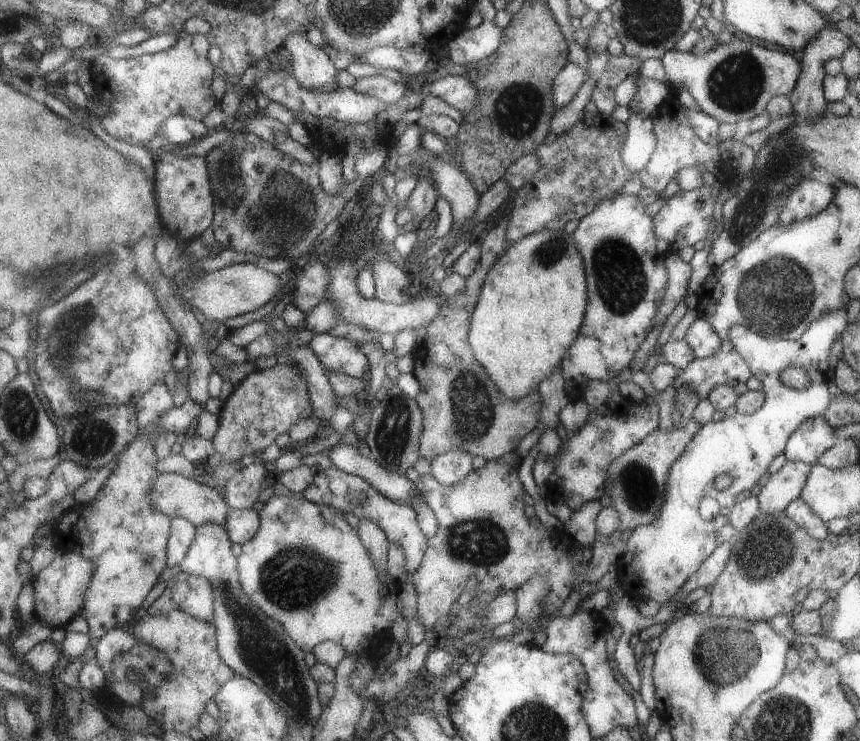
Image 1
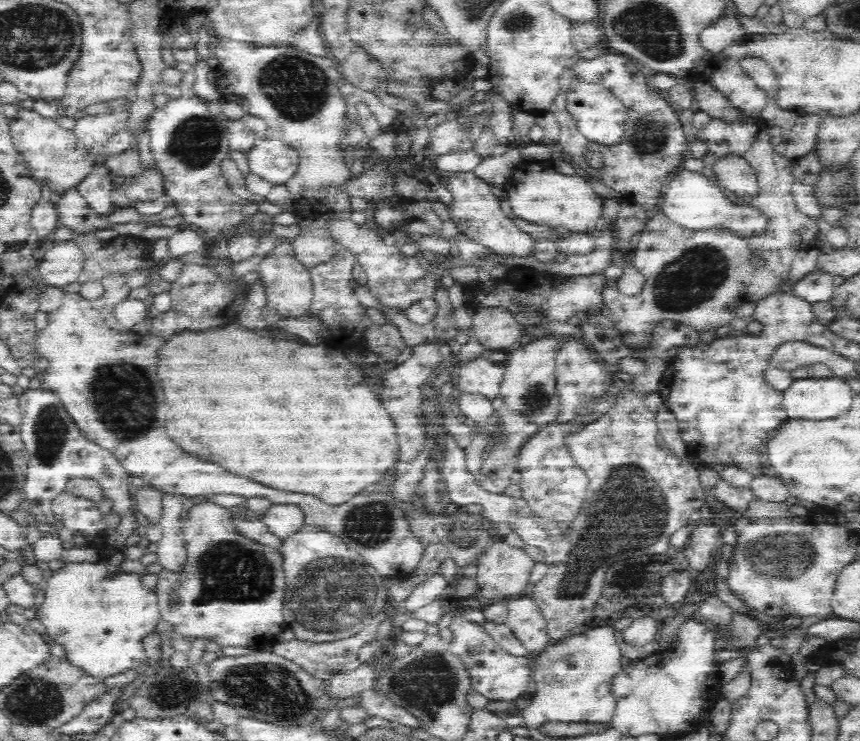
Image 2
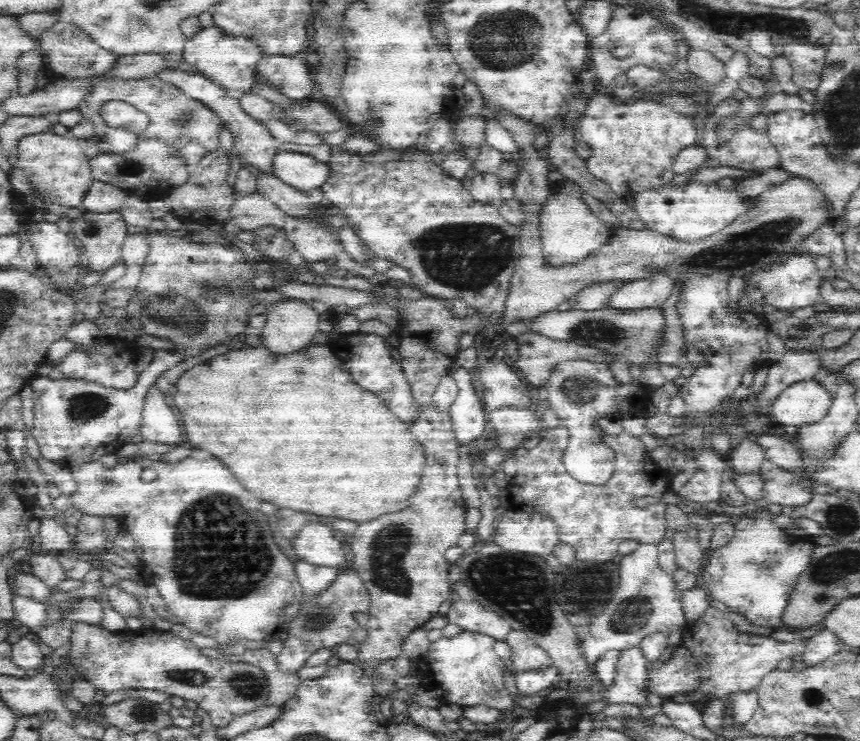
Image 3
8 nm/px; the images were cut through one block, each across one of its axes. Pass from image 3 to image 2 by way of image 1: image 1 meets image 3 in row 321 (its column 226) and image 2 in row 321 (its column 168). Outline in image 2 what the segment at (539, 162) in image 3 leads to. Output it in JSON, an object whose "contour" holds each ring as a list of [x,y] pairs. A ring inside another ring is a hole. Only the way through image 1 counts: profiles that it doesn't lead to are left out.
{"contour":[[[480,310],[478,314],[472,314],[472,320],[472,332],[478,342],[488,348],[488,354],[496,350],[514,350],[518,340],[524,336],[506,310]]]}

